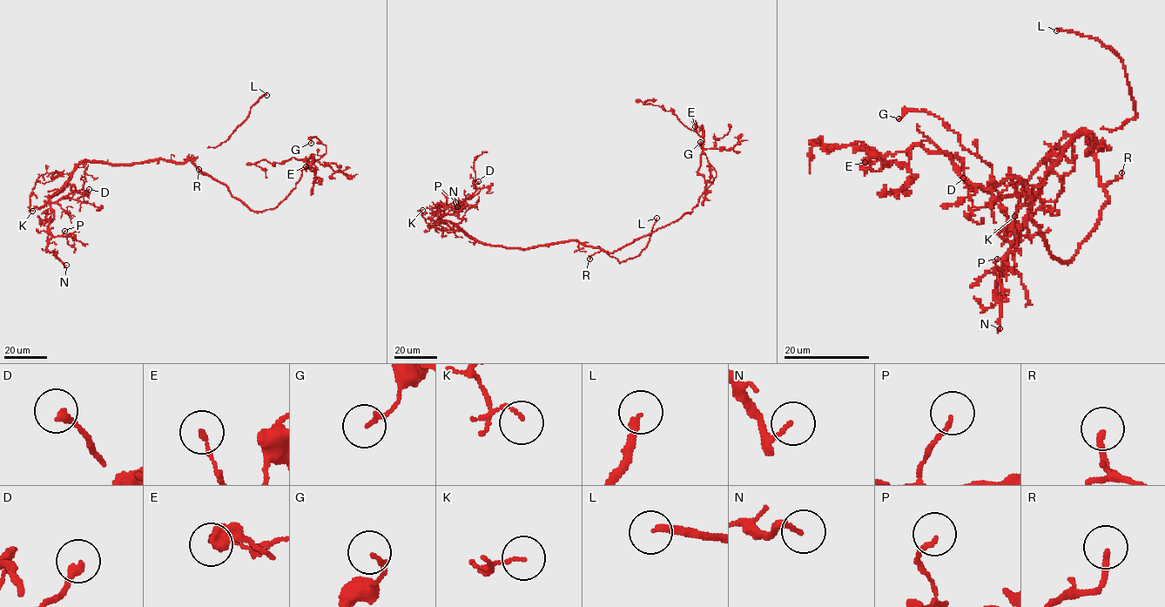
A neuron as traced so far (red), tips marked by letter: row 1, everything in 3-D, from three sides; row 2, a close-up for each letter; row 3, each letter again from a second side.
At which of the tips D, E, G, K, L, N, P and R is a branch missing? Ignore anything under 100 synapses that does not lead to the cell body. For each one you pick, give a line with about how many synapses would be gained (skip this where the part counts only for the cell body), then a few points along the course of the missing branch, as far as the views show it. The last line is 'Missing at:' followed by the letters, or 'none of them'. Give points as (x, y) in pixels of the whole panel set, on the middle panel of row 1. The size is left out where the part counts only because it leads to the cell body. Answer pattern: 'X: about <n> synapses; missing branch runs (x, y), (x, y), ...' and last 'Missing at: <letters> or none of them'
L: missing branch runs (656, 218), (662, 194)
Missing at: L

